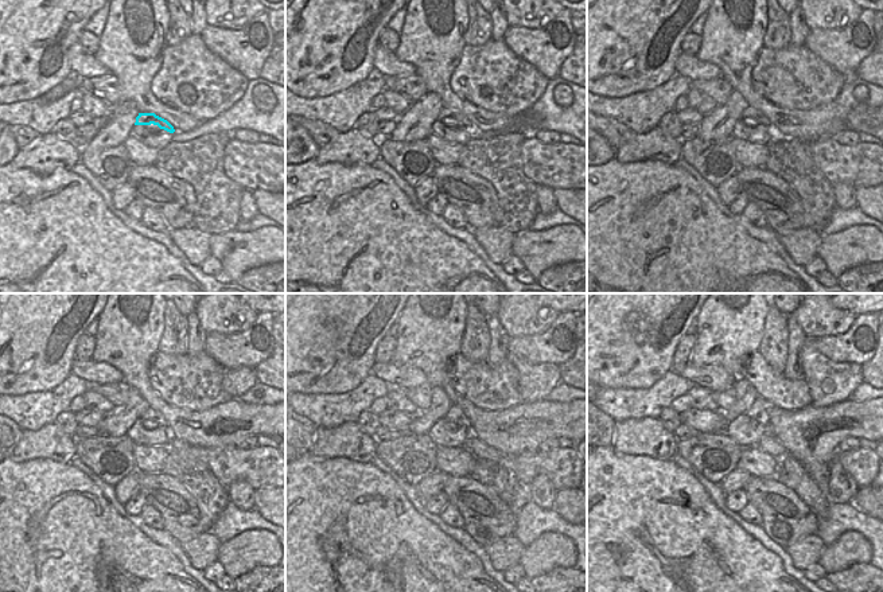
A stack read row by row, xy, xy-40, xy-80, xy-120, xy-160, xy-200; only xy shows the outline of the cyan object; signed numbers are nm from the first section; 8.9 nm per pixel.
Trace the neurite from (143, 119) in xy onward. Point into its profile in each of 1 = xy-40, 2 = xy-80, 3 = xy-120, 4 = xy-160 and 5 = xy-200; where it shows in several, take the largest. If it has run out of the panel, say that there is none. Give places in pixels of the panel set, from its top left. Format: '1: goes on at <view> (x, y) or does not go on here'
1: goes on at xy-40 (447, 116)
2: goes on at xy-80 (750, 115)
3: goes on at xy-120 (151, 416)
4: goes on at xy-160 (455, 415)
5: goes on at xy-200 (758, 412)

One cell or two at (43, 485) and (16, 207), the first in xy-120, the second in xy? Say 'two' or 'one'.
one

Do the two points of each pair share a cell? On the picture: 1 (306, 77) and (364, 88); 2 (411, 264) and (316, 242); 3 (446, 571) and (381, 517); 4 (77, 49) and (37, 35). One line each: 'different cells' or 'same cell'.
1: different cells
2: same cell
3: same cell
4: different cells

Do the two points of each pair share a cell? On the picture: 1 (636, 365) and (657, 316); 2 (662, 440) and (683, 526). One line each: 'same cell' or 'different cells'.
1: same cell
2: different cells

